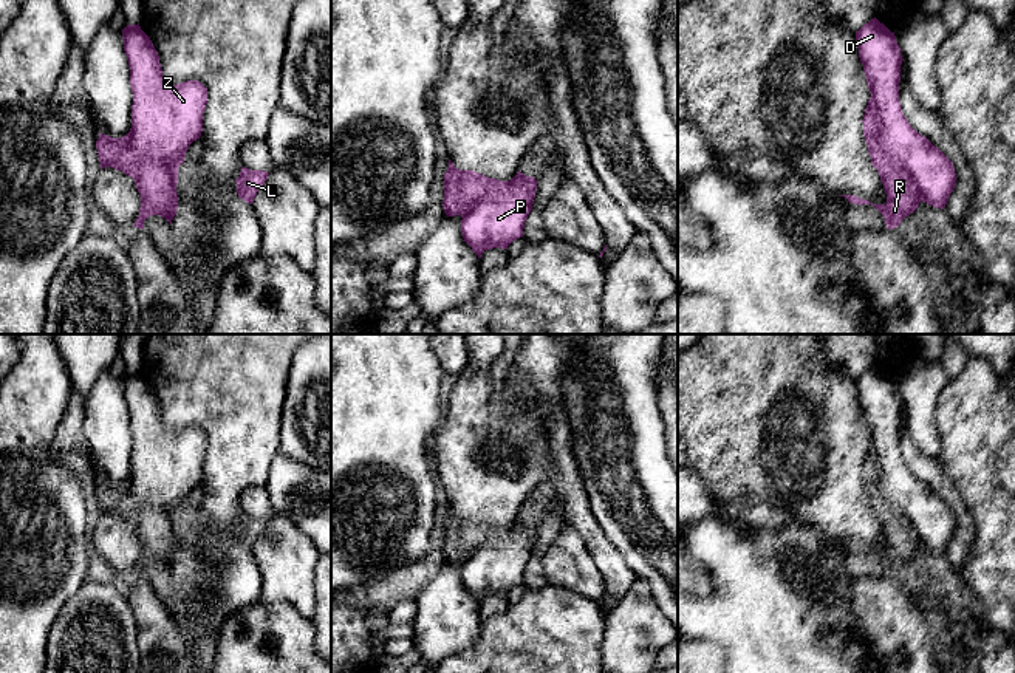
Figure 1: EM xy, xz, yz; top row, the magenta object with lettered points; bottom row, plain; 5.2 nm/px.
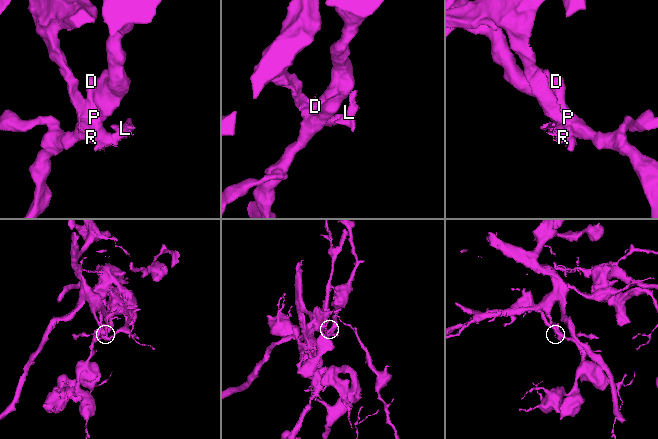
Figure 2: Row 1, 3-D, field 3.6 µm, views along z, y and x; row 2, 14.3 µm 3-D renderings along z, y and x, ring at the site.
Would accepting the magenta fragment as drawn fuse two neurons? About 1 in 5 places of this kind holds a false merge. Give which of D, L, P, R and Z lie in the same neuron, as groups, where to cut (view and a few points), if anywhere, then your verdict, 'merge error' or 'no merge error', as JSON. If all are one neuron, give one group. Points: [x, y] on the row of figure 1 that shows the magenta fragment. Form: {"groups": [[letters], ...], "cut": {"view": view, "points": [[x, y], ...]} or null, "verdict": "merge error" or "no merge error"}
{"groups": [["D", "P", "Z"], ["L", "R"]], "cut": {"view": "yz", "points": [[871, 96], [878, 121], [878, 140], [901, 163], [922, 200]]}, "verdict": "merge error"}

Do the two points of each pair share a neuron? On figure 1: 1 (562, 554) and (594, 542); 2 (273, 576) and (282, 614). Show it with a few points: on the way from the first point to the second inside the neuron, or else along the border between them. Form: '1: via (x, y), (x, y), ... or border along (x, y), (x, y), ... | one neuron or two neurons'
1: border along (565, 525), (584, 539), (604, 577) | two neurons
2: border along (260, 599), (265, 602), (288, 602), (310, 621) | two neurons

